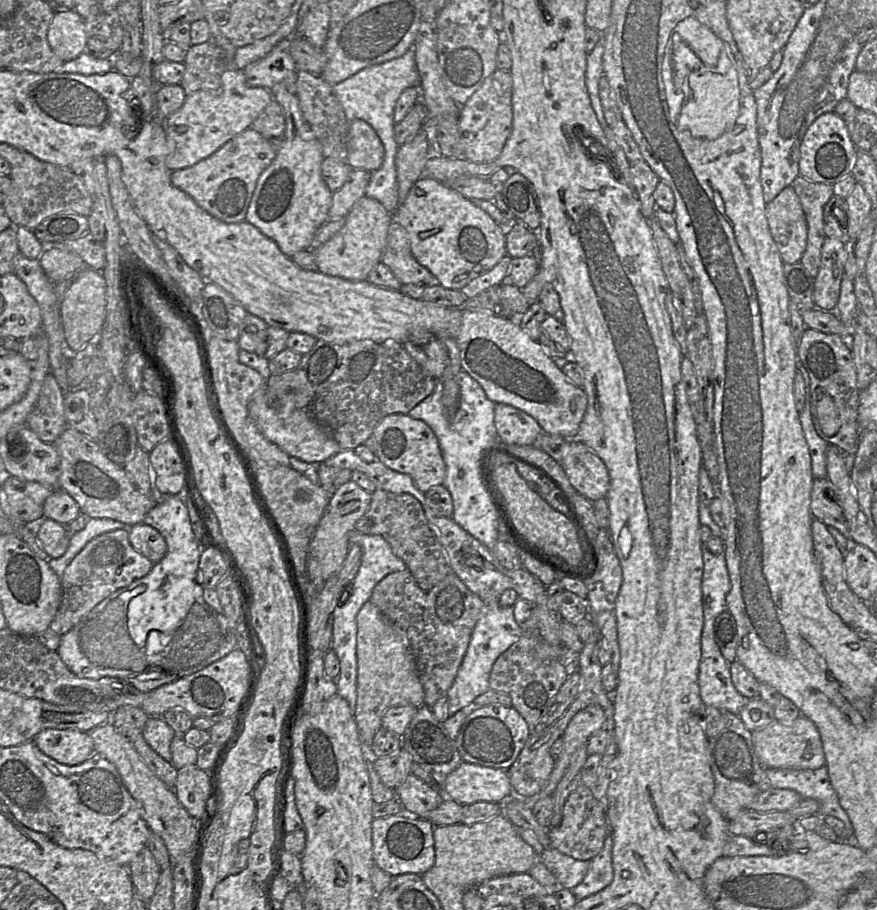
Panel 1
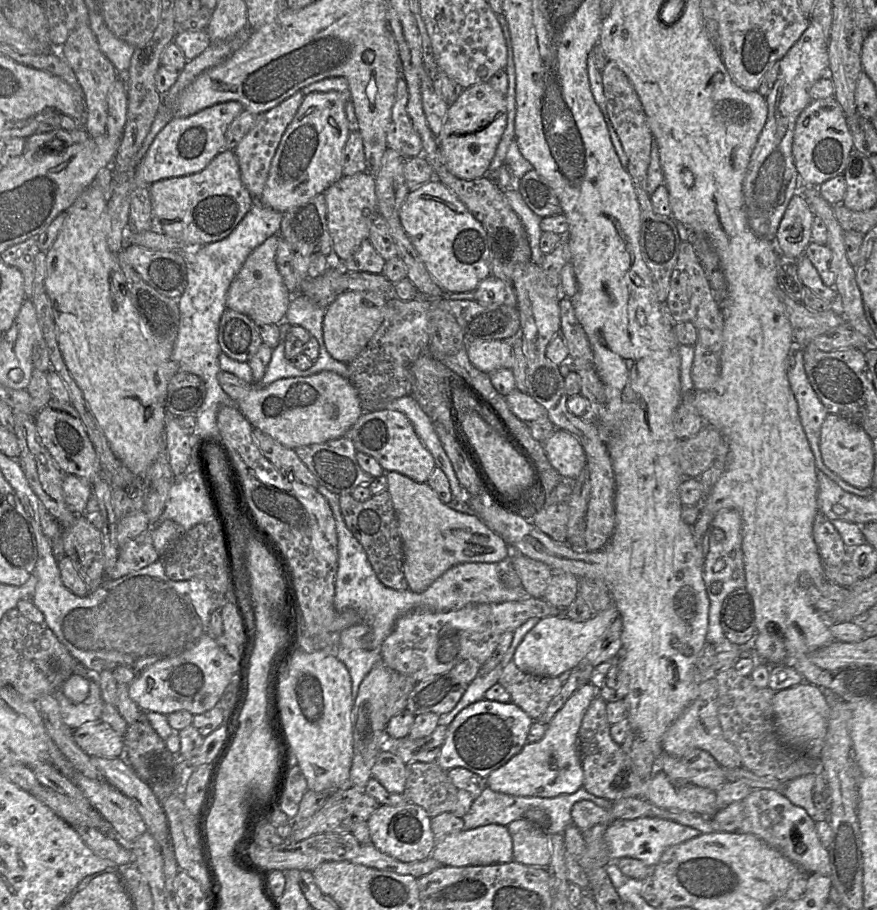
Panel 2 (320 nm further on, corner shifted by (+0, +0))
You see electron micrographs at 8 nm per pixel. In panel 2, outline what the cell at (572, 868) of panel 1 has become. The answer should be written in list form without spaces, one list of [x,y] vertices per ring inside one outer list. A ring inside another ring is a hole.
[[[640,817],[633,820],[616,820],[605,832],[604,840],[609,849],[610,862],[628,857],[642,861],[648,867],[654,867],[662,854],[671,846],[681,844],[700,835],[700,831],[671,820]]]

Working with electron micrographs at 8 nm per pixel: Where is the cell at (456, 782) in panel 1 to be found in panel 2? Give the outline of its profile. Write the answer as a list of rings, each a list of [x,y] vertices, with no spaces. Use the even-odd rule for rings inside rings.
[[[590,682],[580,687],[554,715],[549,724],[547,724],[547,730],[542,739],[537,742],[526,743],[521,751],[506,764],[489,774],[486,778],[487,787],[494,792],[503,794],[541,798],[569,795],[579,790],[583,786],[584,774],[579,753],[578,733],[589,705],[598,695],[599,689]]]

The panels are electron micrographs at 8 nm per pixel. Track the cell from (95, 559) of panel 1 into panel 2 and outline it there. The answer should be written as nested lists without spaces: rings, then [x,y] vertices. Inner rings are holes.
[[[146,530],[119,548],[117,562],[105,579],[118,579],[154,563],[159,558],[150,530]]]

